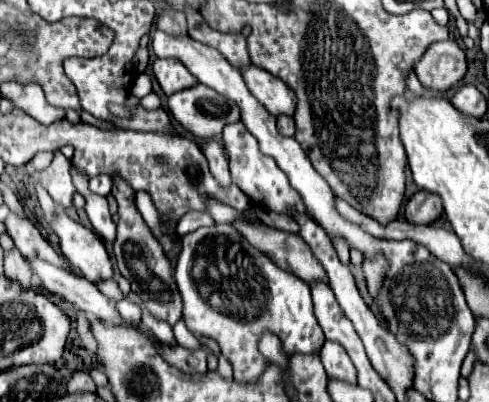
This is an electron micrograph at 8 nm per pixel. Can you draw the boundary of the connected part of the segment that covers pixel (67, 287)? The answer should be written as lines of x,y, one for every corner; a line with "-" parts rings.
30,259
30,263
32,271
42,279
48,291
62,295
66,301
80,307
88,317
110,321
114,325
124,325
124,321
120,321
120,313
116,313
116,303
104,297
90,281
38,259

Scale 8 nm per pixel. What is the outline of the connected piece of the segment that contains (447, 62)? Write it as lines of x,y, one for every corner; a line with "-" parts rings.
440,41
430,45
414,67
420,83
436,95
444,95
458,85
464,79
466,69
466,55
456,41

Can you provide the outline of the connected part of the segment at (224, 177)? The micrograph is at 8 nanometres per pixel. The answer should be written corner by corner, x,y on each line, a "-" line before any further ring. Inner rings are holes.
210,141
210,143
204,145
202,151
204,151
204,155
210,163
210,173
212,173
212,177
216,177
216,183
220,183
222,187
232,185
230,171
228,171
228,159
224,155
222,143
220,141

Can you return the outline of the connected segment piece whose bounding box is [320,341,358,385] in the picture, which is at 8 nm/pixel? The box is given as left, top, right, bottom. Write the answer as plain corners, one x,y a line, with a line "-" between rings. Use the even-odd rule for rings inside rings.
326,341
320,349
320,361
330,377
348,381
350,385
356,385
356,369
352,361
348,361
348,353
344,353
342,345
336,345
332,341

